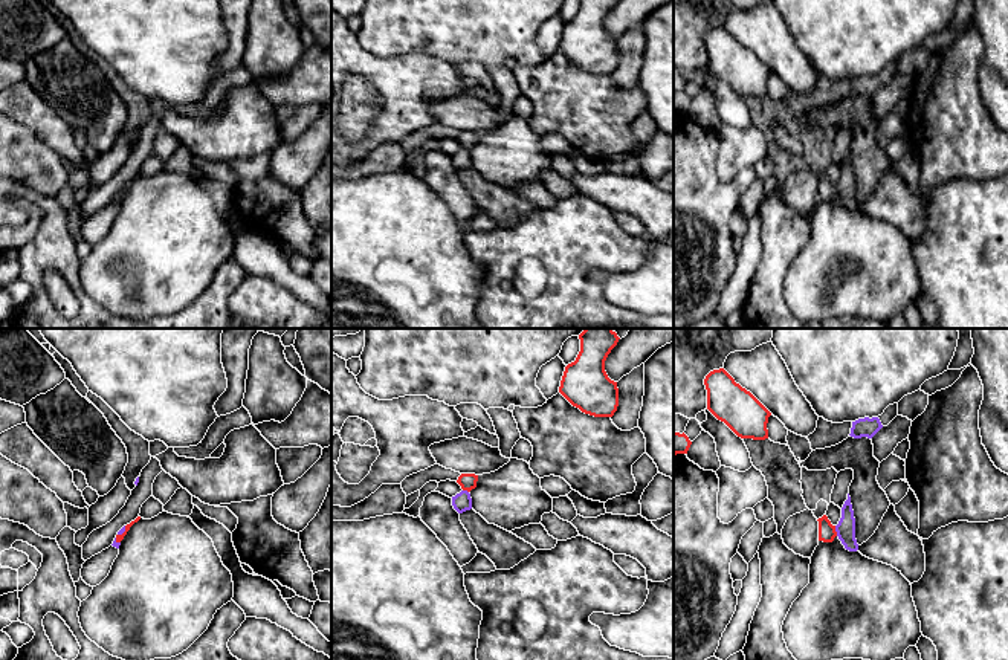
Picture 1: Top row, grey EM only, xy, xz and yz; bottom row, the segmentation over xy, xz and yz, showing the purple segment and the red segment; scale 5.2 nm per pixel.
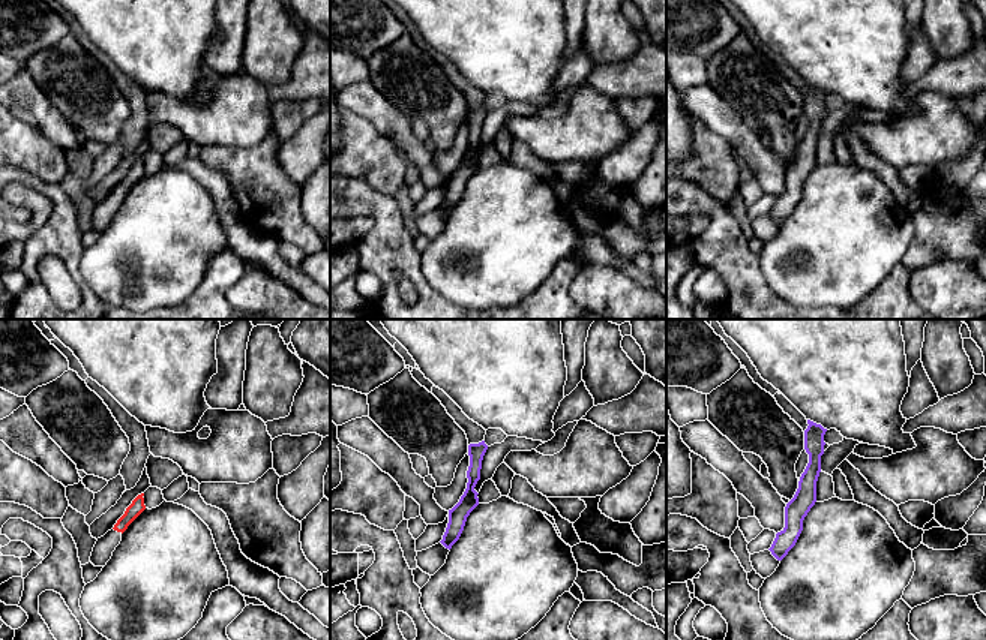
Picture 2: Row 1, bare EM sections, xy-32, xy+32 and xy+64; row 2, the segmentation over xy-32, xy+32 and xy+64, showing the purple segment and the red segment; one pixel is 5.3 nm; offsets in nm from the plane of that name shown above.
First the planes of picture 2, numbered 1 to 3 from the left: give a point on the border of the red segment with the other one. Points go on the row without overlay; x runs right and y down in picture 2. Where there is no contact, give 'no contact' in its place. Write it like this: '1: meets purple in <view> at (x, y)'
1: no contact
2: no contact
3: no contact

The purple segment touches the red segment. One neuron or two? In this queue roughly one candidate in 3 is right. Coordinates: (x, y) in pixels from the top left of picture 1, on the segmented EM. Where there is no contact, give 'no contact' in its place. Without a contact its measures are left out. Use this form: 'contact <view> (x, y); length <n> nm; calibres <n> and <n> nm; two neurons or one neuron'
contact yz (836, 530); length 60 nm; calibres 100 and 100 nm; two neurons

